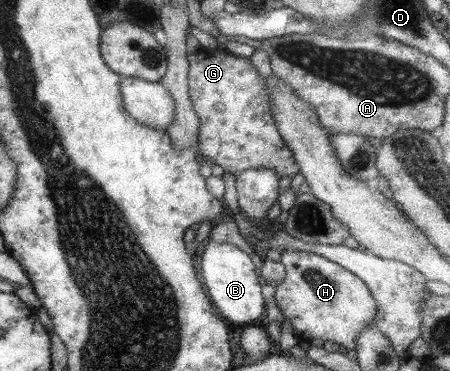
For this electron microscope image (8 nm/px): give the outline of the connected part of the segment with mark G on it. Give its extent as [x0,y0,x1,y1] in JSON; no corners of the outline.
[187,47,298,178]

